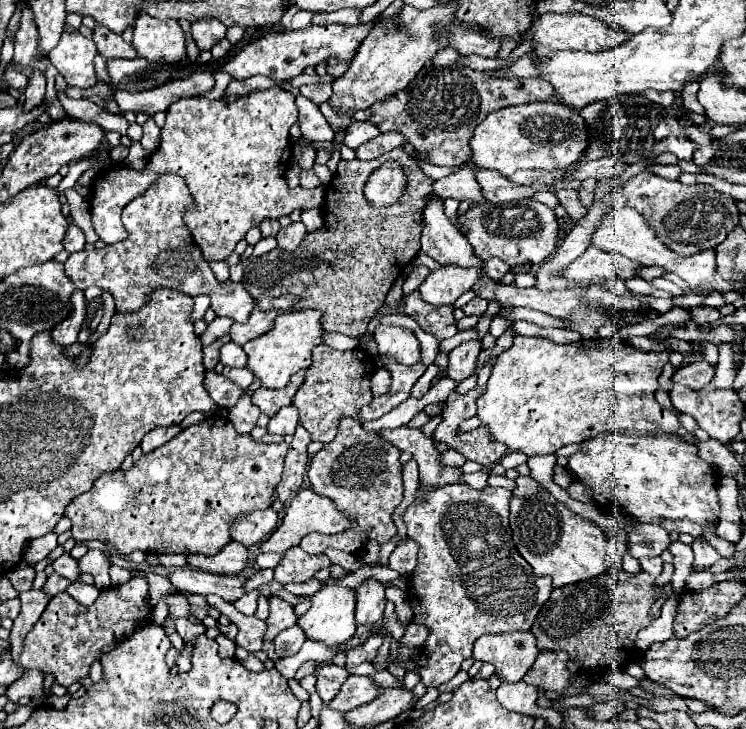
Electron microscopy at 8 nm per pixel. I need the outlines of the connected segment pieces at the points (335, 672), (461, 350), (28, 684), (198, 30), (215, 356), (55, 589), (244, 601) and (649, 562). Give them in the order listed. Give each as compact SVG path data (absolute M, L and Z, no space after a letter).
M329 662L323 664L317 670L317 680L319 680L317 682L317 692L323 698L323 702L329 704L337 696L339 688L347 680L347 676L349 676L349 672L345 668L339 668L339 666L329 664Z
M477 340L463 342L455 350L451 350L449 352L449 370L447 370L447 376L451 380L455 380L455 382L461 382L461 380L473 376L479 352L481 352L481 344Z
M25 672L25 676L17 682L13 682L9 688L7 688L7 698L11 702L19 702L21 698L29 698L29 700L35 700L35 698L41 698L45 692L43 692L43 672Z
M199 20L191 24L191 34L199 50L211 50L219 40L225 38L225 30L227 28L219 20Z
M221 336L221 338L217 338L213 344L209 344L209 346L205 346L205 350L203 350L203 362L205 362L205 368L207 370L213 370L215 366L217 366L217 362L219 362L219 348L223 346L223 344L227 344L231 338L229 336Z
M51 572L49 578L47 578L47 582L45 582L45 586L43 586L43 590L49 592L51 596L55 596L55 594L59 594L59 592L65 592L65 588L67 588L69 584L71 584L71 582L69 582L67 578L59 576L57 572Z
M253 590L253 592L249 592L249 594L245 594L239 602L235 602L235 608L239 610L239 612L243 612L245 616L253 616L255 614L255 606L257 606L257 592Z
M641 558L639 564L641 564L641 570L651 574L653 578L657 578L663 570L663 560L661 558Z

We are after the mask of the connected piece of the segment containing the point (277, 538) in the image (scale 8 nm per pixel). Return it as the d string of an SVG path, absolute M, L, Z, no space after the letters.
M311 488L299 490L299 494L289 502L281 526L271 534L269 540L265 540L265 542L261 544L261 552L277 552L277 554L283 554L283 552L287 552L289 548L299 546L299 542L303 540L303 536L307 536L307 534L311 534L311 532L337 534L337 532L343 532L343 530L351 528L351 522L353 522L353 520L347 518L345 514L341 514L329 498L317 496Z

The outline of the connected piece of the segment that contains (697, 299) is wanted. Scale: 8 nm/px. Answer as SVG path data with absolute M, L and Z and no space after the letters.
M685 294L679 298L673 298L675 306L699 306L705 300L703 294Z

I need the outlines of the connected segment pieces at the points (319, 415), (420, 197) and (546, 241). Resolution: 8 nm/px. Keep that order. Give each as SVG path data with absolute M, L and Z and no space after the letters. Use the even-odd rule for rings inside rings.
M317 346L313 350L313 364L305 370L305 380L293 396L293 406L299 410L299 424L317 442L331 442L337 434L337 424L341 418L355 418L359 408L373 400L369 390L371 374L375 372L375 360L361 348L339 352L331 346Z
M395 148L375 160L341 160L337 174L331 178L331 186L327 188L325 226L313 234L305 234L293 254L275 248L269 254L249 260L241 280L243 286L251 296L255 296L255 300L259 296L297 294L301 296L301 302L293 310L321 310L325 332L361 338L393 282L401 276L401 266L407 266L419 252L423 204L427 202L427 196L435 196L433 182L435 180L429 178L401 148ZM387 160L399 160L405 166L409 184L399 204L389 208L371 208L363 196L363 186L371 172Z
M519 200L511 204L491 204L469 208L467 214L459 216L459 222L467 228L467 240L481 260L501 258L509 266L543 264L547 256L555 252L559 238L559 222L551 208L537 200Z

